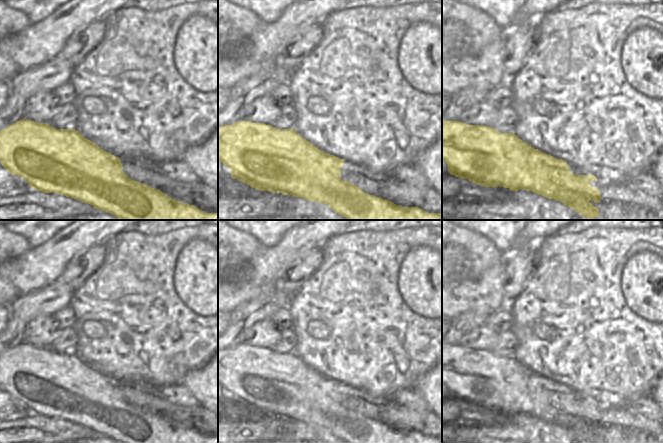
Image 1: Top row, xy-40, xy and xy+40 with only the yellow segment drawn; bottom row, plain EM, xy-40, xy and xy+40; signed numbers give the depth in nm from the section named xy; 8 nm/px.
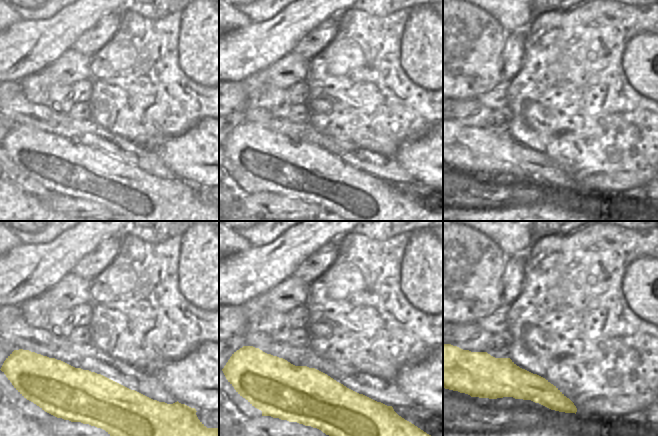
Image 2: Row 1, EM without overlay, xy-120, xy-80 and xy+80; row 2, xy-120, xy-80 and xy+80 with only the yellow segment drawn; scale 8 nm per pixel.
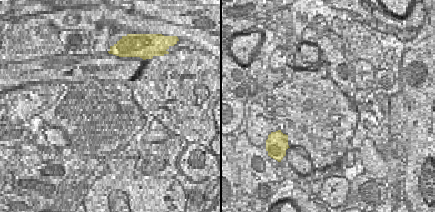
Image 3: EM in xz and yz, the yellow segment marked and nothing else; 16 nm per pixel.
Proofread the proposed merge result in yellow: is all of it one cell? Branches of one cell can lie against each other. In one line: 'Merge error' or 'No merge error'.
Merge error

